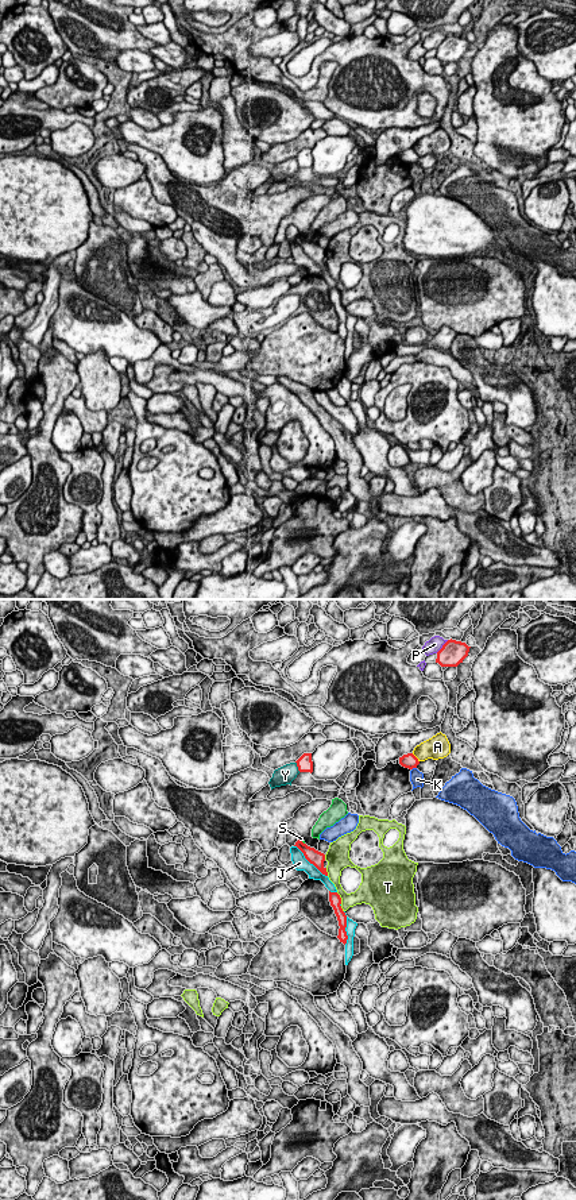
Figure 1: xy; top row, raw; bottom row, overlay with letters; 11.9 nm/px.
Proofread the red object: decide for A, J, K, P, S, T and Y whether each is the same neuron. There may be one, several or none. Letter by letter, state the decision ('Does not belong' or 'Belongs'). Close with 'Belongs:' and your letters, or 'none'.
A: Does not belong
J: Does not belong
K: Does not belong
P: Does not belong
S: Does not belong
T: Does not belong
Y: Does not belong
Belongs: none

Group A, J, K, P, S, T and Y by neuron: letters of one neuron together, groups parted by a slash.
A / J / K / P / S / T / Y

